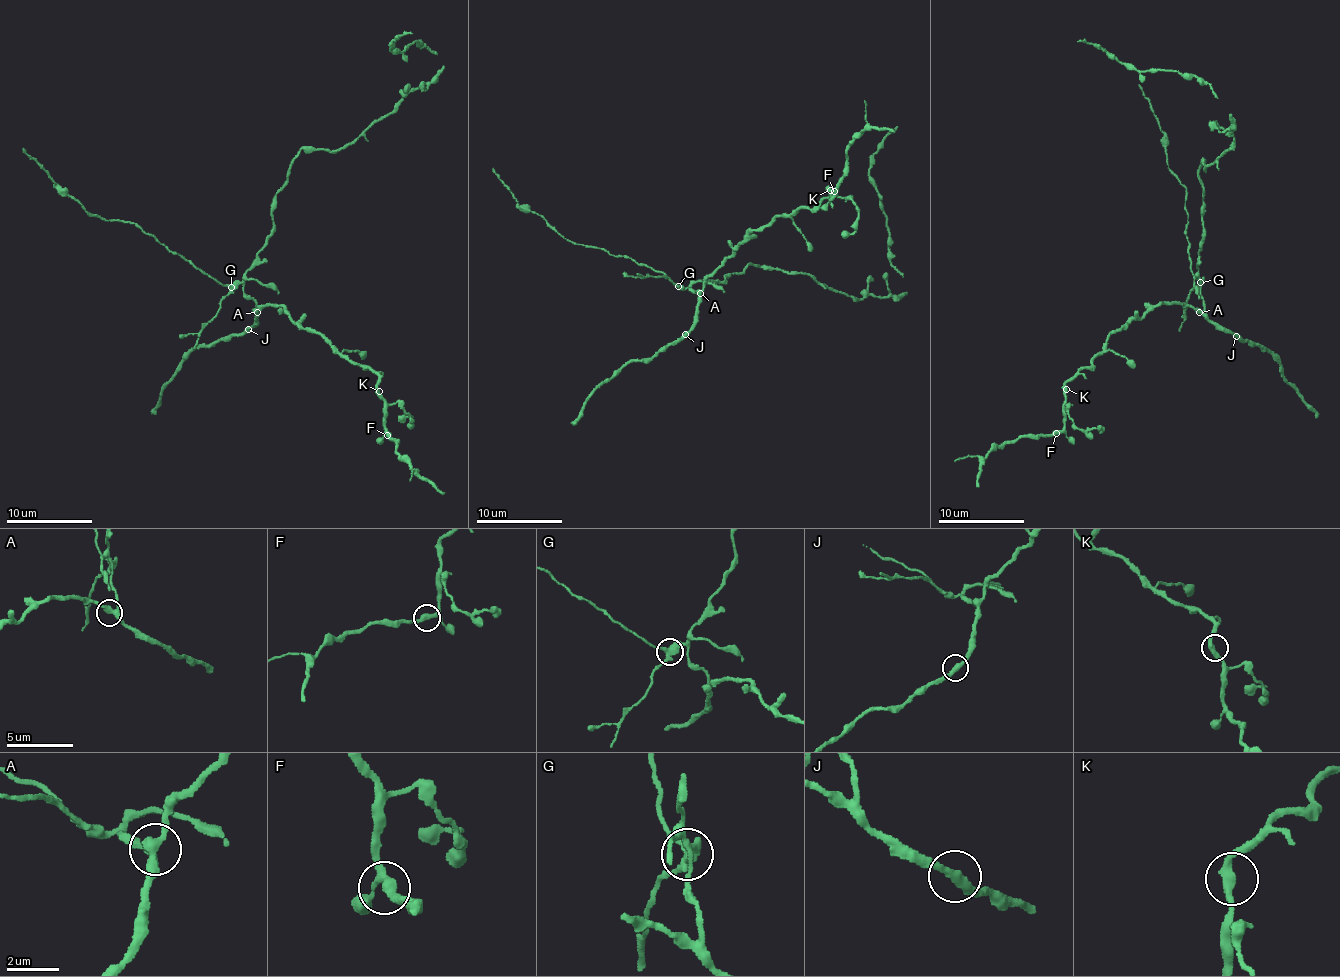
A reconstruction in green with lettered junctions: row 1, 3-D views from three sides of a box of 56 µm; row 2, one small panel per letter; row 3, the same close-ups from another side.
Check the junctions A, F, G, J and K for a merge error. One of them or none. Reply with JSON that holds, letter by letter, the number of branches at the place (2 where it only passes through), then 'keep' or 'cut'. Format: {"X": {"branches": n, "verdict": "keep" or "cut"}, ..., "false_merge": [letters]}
{"A": {"branches": 3, "verdict": "keep"}, "F": {"branches": 3, "verdict": "keep"}, "G": {"branches": 3, "verdict": "cut"}, "J": {"branches": 2, "verdict": "keep"}, "K": {"branches": 2, "verdict": "keep"}, "false_merge": ["G"]}

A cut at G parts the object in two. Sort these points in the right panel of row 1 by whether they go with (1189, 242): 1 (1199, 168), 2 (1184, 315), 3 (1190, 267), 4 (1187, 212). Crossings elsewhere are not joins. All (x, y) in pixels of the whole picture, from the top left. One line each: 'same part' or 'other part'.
1: other part
2: same part
3: same part
4: same part

